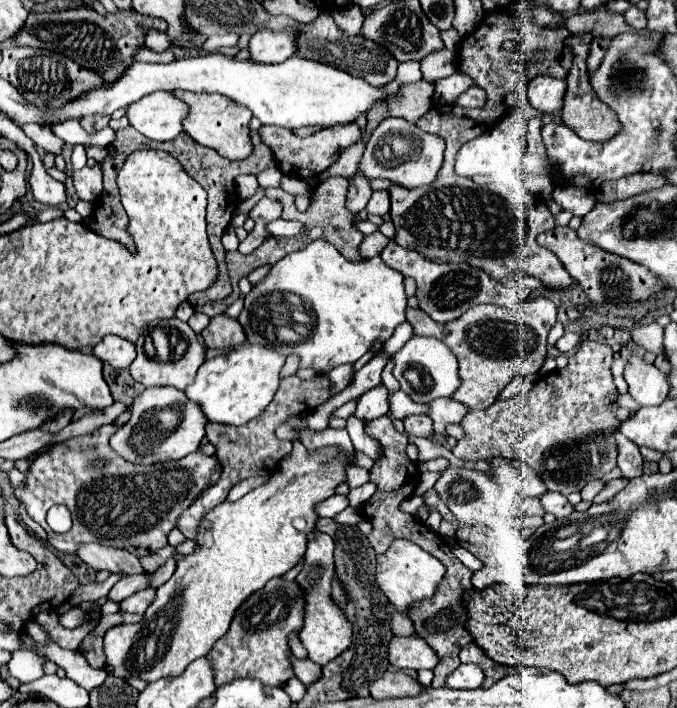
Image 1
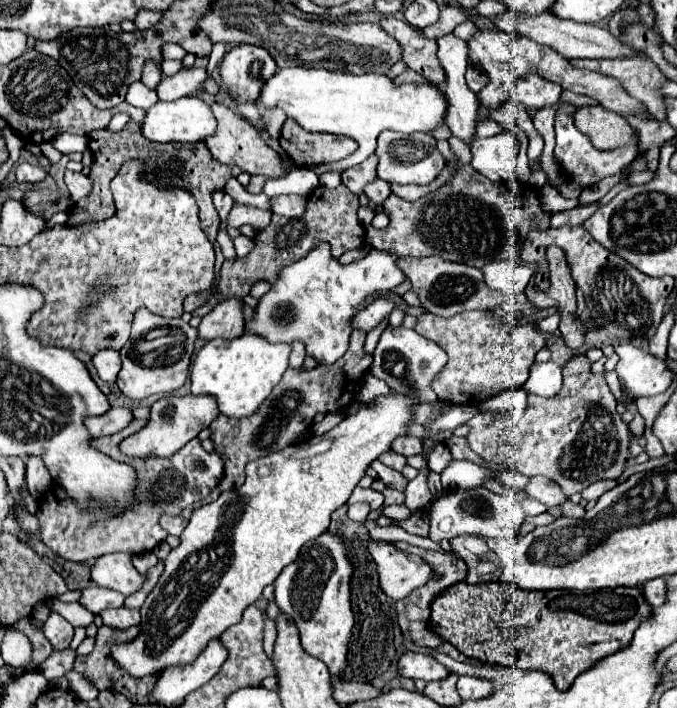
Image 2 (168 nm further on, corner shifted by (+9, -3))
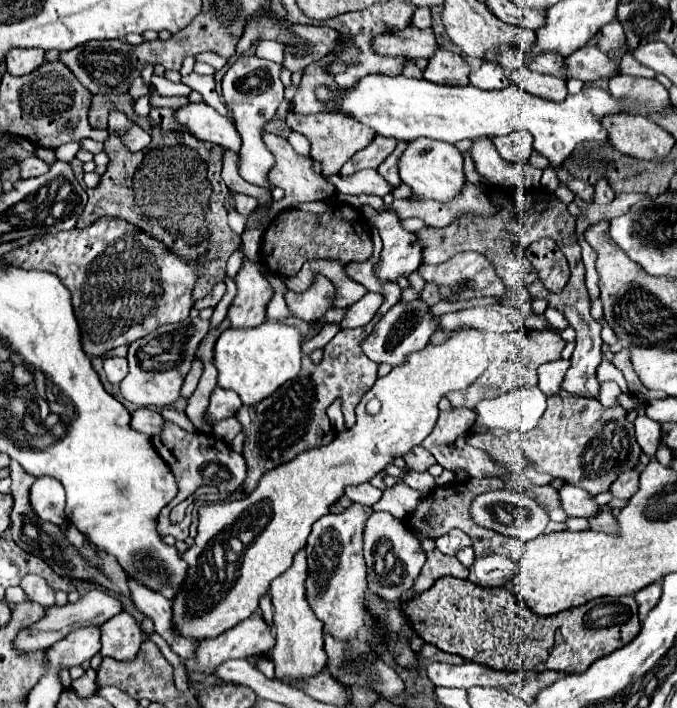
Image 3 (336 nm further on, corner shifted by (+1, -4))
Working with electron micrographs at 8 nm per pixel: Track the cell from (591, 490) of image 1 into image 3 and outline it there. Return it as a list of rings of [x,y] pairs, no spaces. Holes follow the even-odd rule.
[[[634,468],[634,470],[628,470],[624,472],[620,478],[616,478],[612,482],[612,488],[608,490],[614,498],[630,498],[636,490],[638,490],[638,474],[640,474],[640,468]]]

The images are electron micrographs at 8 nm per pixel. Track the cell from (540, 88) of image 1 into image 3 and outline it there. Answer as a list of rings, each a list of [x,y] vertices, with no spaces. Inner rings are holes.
[[[520,68],[512,72],[512,82],[516,82],[520,88],[524,88],[532,96],[544,96],[544,100],[564,100],[568,96],[566,82],[556,76],[546,76],[532,72],[528,68]]]

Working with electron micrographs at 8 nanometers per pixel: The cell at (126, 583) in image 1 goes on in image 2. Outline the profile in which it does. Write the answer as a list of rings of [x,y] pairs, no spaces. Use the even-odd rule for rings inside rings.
[[[86,587],[82,589],[82,595],[78,599],[82,607],[86,607],[92,613],[100,613],[104,609],[116,609],[124,603],[124,597],[118,591],[108,591],[102,587]]]

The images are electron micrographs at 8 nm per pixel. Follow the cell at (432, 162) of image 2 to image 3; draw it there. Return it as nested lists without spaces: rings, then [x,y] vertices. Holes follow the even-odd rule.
[[[416,138],[408,142],[408,148],[402,152],[398,174],[400,174],[400,180],[412,188],[412,194],[418,194],[430,200],[448,202],[464,186],[462,162],[464,162],[462,154],[452,144],[430,140],[430,138]]]

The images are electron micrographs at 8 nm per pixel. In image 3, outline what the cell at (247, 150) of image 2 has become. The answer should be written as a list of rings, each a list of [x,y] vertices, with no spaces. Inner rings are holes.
[[[264,132],[264,144],[268,144],[268,150],[274,154],[274,166],[272,172],[268,172],[268,182],[272,186],[282,188],[286,194],[280,201],[273,201],[271,206],[271,217],[274,219],[282,210],[296,202],[312,202],[312,200],[322,200],[322,198],[332,198],[334,196],[334,186],[328,184],[320,174],[312,170],[312,158],[304,158],[292,150],[286,138]]]

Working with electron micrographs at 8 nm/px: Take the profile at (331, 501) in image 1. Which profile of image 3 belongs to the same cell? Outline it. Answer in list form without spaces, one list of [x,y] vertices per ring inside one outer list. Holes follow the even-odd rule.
[[[396,484],[396,486],[384,490],[382,498],[376,504],[372,504],[372,510],[374,512],[390,512],[398,520],[404,520],[406,516],[410,516],[416,510],[416,506],[422,500],[424,500],[422,492],[412,490],[406,484]]]

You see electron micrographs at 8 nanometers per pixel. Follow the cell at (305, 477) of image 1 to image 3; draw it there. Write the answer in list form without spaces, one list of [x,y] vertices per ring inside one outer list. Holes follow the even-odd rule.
[[[460,330],[454,332],[452,338],[444,344],[428,344],[424,350],[412,352],[404,366],[396,366],[388,376],[376,380],[376,384],[370,388],[370,392],[364,394],[356,408],[356,426],[338,432],[330,444],[300,452],[300,456],[292,458],[290,462],[272,468],[272,472],[266,472],[260,478],[260,484],[246,498],[204,504],[198,510],[198,534],[194,538],[194,546],[182,554],[182,560],[188,564],[188,572],[180,592],[172,600],[174,632],[178,636],[200,642],[220,636],[222,632],[252,616],[260,598],[268,594],[270,582],[286,572],[292,566],[296,552],[306,546],[312,524],[330,512],[330,506],[344,496],[348,486],[370,482],[394,458],[404,456],[410,448],[422,444],[438,420],[440,398],[450,390],[462,390],[470,386],[486,370],[486,366],[488,356],[484,352],[482,330]]]

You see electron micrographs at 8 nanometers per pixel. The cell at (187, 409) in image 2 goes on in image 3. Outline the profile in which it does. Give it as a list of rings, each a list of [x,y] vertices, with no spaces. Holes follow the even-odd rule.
[[[216,386],[216,390],[210,396],[210,404],[208,404],[206,412],[204,412],[204,424],[214,426],[216,422],[220,422],[224,418],[234,416],[240,406],[242,406],[242,402],[236,396],[236,392],[222,390],[220,386]]]

